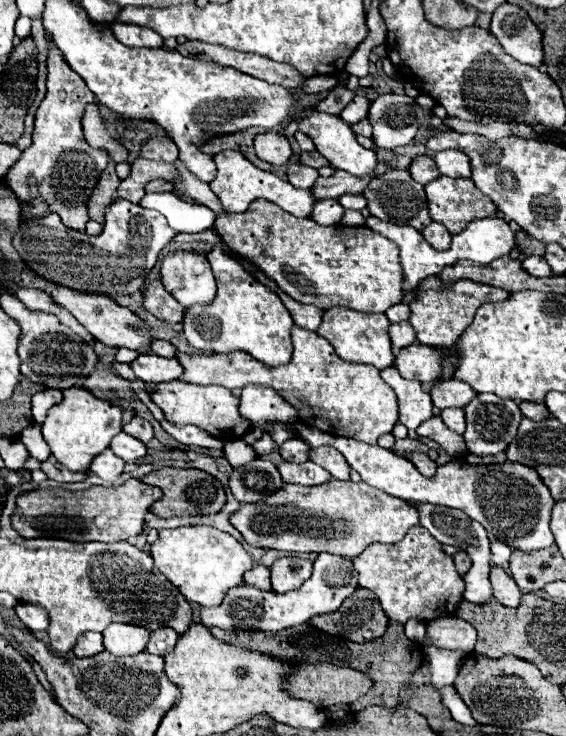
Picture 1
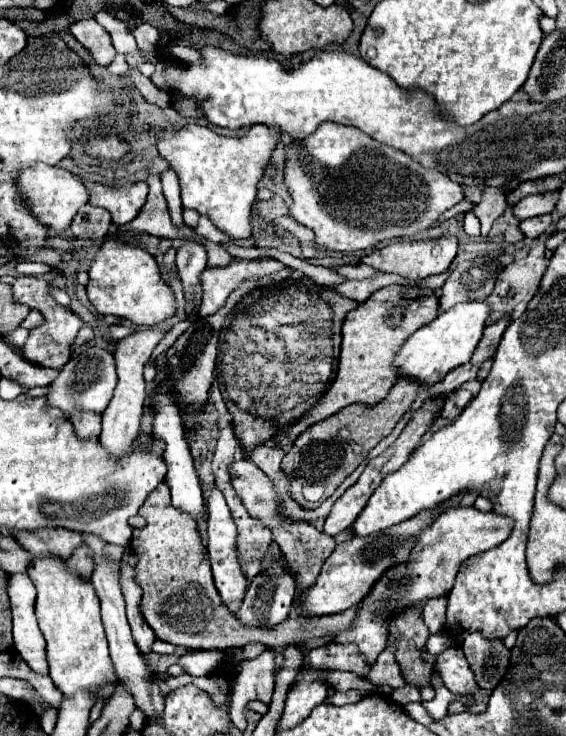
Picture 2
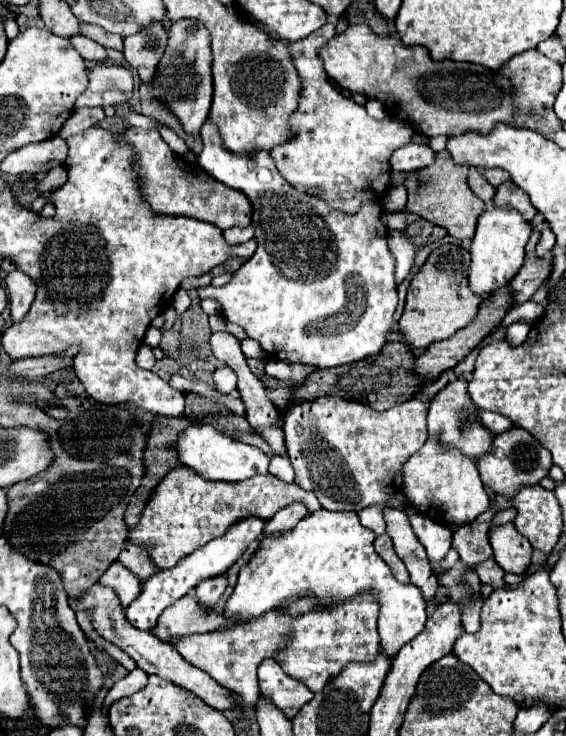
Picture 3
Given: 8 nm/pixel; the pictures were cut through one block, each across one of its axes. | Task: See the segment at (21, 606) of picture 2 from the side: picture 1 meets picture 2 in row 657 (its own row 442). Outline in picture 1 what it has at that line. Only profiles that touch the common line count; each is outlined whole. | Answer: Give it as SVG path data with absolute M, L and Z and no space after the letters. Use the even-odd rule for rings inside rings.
M38 423L32 424L32 428L26 428L26 432L20 434L20 442L28 448L32 458L38 458L40 462L51 455L50 448L45 442Z

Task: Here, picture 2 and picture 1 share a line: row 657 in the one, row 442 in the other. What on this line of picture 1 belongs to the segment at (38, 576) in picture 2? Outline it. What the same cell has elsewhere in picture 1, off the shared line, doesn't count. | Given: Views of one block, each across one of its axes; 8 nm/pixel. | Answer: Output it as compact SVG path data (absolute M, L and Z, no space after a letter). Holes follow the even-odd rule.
M80 386L64 392L62 404L56 404L42 424L42 434L52 450L52 456L72 472L88 470L92 460L110 446L110 440L118 432L122 432L122 410L104 400L96 400Z

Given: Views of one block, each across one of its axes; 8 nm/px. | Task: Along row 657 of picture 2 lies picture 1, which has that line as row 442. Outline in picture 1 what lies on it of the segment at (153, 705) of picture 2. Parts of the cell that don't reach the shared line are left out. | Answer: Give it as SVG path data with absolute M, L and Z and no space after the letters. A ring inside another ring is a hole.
M120 432L116 438L112 438L112 444L110 444L110 450L120 456L124 462L136 462L138 458L146 456L146 444Z

